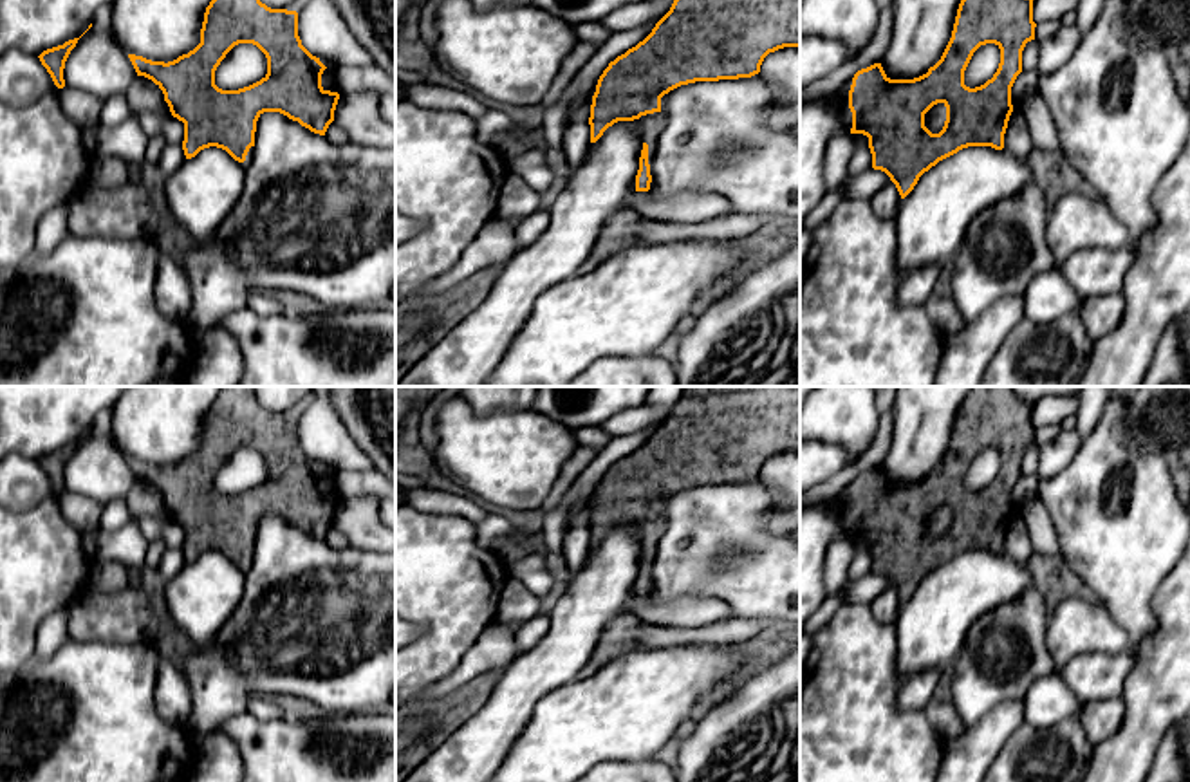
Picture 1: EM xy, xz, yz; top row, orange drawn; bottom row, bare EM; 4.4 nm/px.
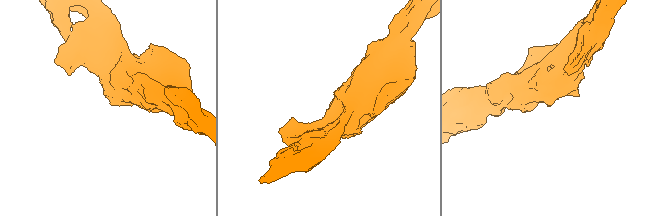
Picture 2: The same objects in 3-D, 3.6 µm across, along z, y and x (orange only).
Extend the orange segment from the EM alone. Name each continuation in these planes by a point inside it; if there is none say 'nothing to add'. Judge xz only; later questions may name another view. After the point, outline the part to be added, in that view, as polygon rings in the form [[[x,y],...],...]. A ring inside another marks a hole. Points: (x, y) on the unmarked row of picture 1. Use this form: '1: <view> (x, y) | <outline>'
1: xz (650, 530) | [[[654,517],[639,522],[639,542],[641,542],[641,554],[643,549],[648,549],[648,569],[652,567],[652,560],[655,556],[655,549],[659,538],[665,529],[665,517]]]

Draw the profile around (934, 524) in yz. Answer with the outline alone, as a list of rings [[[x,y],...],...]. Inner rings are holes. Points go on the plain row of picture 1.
[[[944,507],[934,509],[926,518],[925,518],[925,531],[932,538],[939,538],[944,531],[946,526],[946,511]]]

